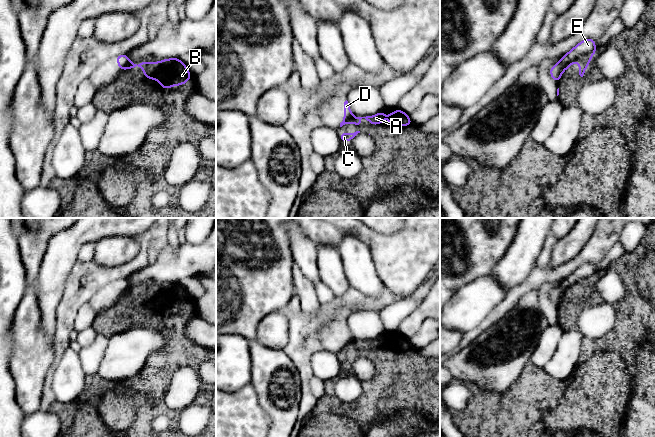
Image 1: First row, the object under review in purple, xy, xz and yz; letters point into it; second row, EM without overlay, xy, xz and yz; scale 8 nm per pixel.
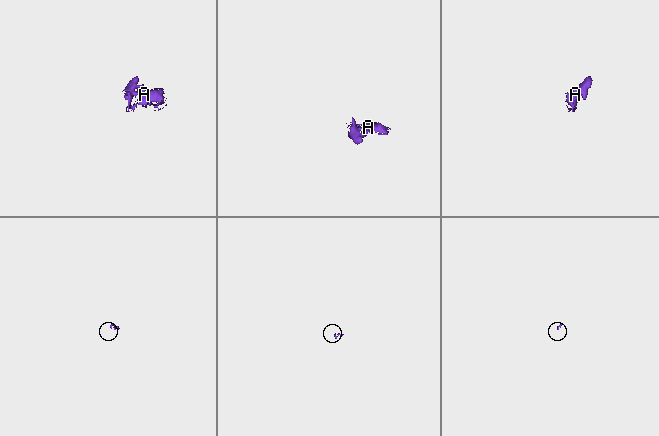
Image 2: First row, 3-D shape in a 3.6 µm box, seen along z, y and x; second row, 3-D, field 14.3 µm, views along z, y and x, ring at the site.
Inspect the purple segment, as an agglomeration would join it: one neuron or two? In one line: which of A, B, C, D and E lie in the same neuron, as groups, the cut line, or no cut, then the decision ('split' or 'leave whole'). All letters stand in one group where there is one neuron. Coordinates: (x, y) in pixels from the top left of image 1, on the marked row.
A B C / D E; cut in yz along (589, 58), (578, 57), (576, 59); split

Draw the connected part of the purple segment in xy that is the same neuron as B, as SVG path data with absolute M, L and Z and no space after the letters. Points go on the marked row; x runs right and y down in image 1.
M179 58L164 59L159 62L128 63L125 69L134 69L141 66L147 79L155 79L163 84L163 90L170 88L177 90L180 85L189 81L192 74Z

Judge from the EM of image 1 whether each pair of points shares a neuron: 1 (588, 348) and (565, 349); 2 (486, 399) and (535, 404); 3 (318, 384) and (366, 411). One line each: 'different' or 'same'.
1: different
2: same
3: different

